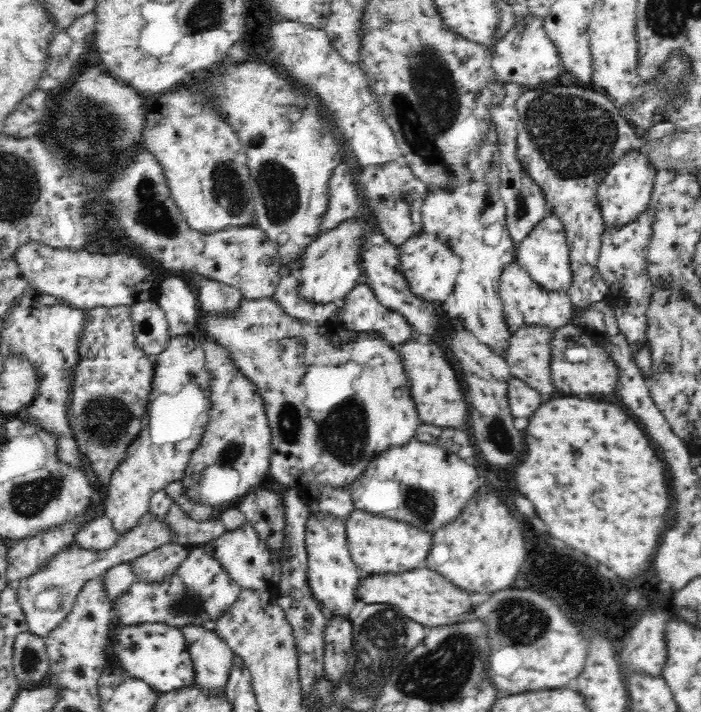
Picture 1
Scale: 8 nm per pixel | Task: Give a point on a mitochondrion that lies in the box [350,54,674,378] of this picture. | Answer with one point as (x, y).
(576, 137)

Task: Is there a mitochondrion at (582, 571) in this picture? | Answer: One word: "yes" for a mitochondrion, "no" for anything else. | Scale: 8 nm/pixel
no

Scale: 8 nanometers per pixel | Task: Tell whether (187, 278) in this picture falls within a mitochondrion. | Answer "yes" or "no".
no

